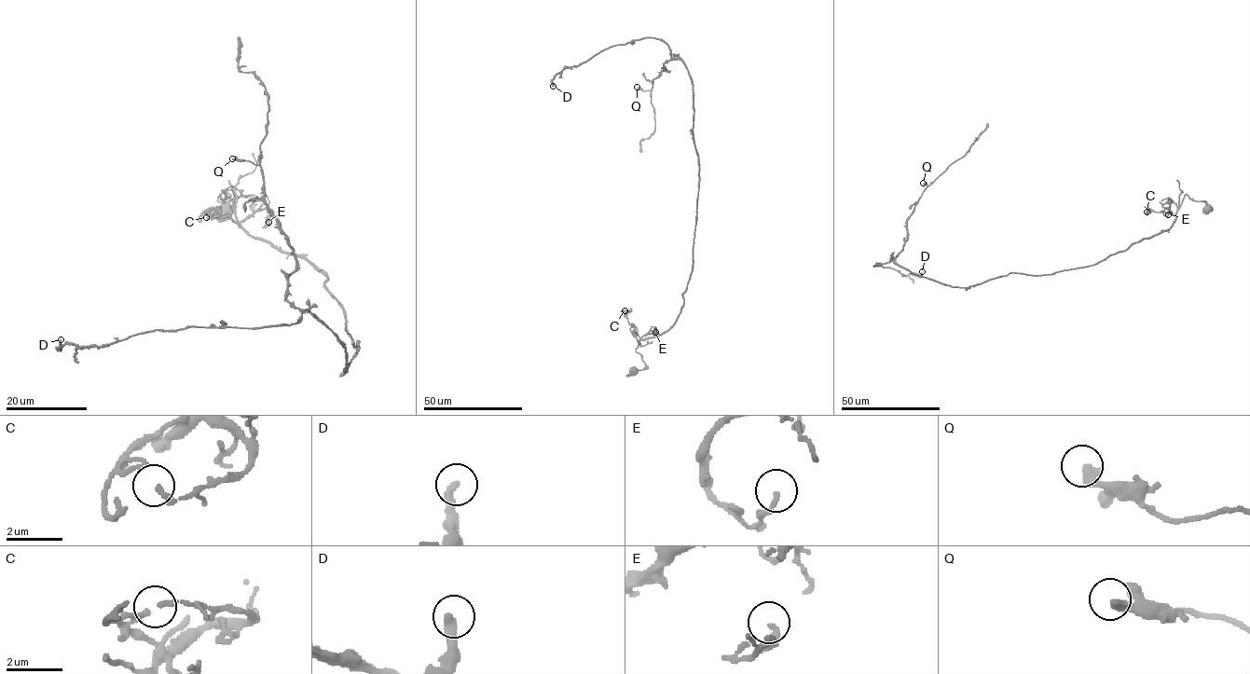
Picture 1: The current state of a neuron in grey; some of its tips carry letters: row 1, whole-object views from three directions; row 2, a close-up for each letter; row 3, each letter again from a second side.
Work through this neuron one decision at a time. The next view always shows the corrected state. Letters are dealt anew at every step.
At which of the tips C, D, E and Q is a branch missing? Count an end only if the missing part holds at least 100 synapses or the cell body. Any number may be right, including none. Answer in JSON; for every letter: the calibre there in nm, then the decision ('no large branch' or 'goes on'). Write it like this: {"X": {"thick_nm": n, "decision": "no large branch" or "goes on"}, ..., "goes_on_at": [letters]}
{"C": {"thick_nm": 120, "decision": "no large branch"}, "D": {"thick_nm": 320, "decision": "goes on"}, "E": {"thick_nm": 160, "decision": "no large branch"}, "Q": {"thick_nm": 340, "decision": "no large branch"}, "goes_on_at": ["D"]}

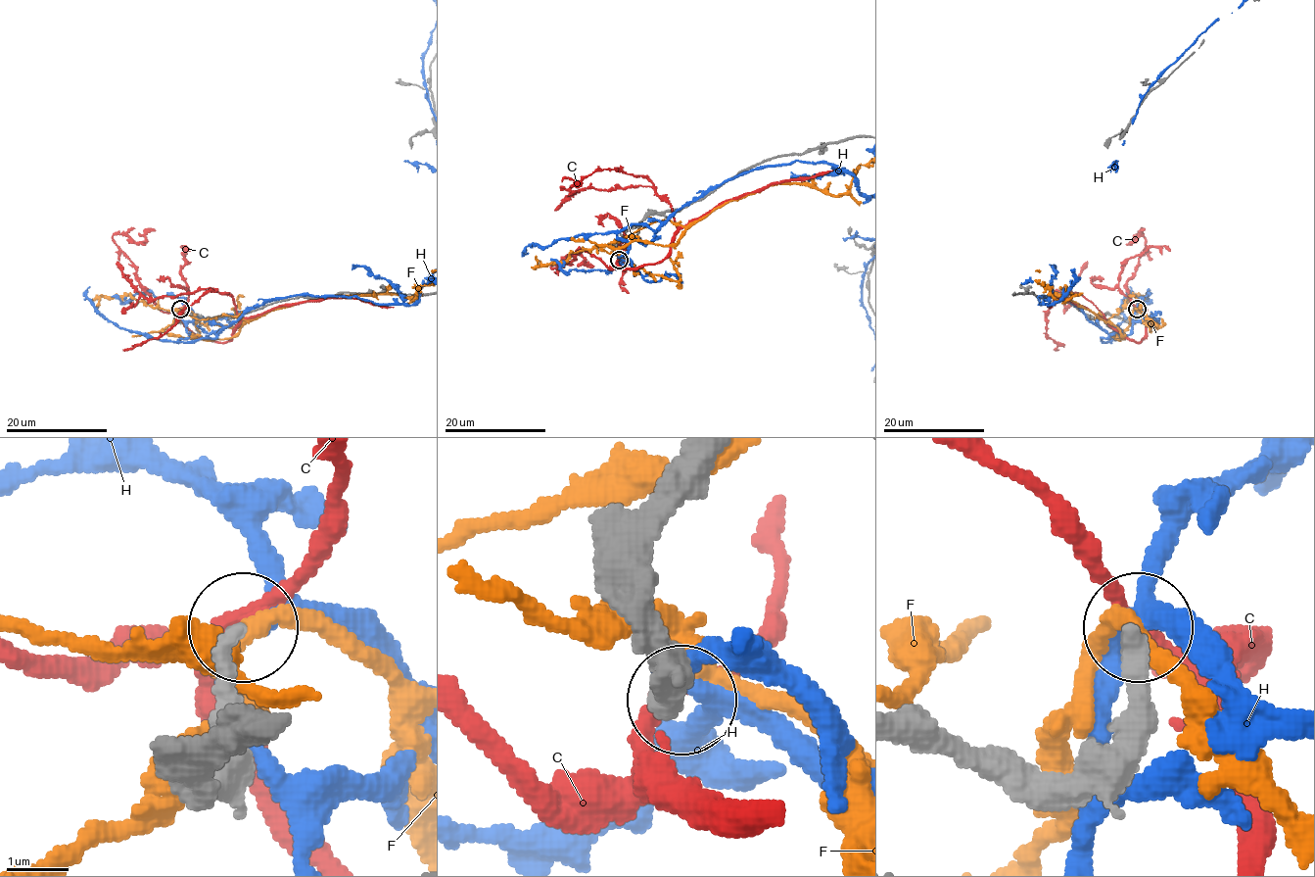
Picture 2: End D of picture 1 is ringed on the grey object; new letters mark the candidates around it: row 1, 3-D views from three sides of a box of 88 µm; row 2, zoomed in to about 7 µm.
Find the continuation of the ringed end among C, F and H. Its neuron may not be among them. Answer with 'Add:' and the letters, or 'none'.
Add: none

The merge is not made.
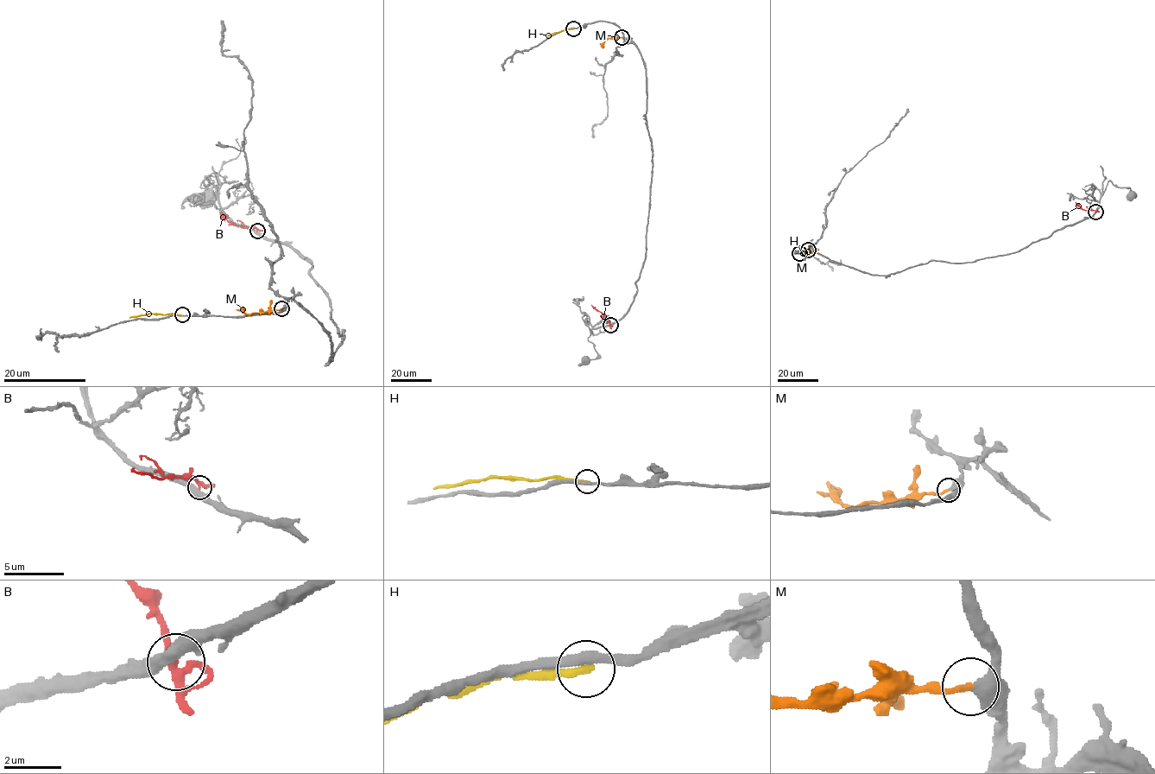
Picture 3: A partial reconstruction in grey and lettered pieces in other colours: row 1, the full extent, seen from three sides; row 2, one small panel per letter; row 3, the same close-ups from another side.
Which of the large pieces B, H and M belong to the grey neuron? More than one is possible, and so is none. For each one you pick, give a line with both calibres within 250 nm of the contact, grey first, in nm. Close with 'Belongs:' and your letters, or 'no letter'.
M: 400 nm thick on the grey side, 200 nm on the other
Belongs: M

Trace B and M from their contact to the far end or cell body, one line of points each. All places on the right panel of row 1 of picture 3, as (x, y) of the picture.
B: (1095, 212), (1083, 210), (1076, 202)
M: (808, 250), (812, 252), (818, 250)

